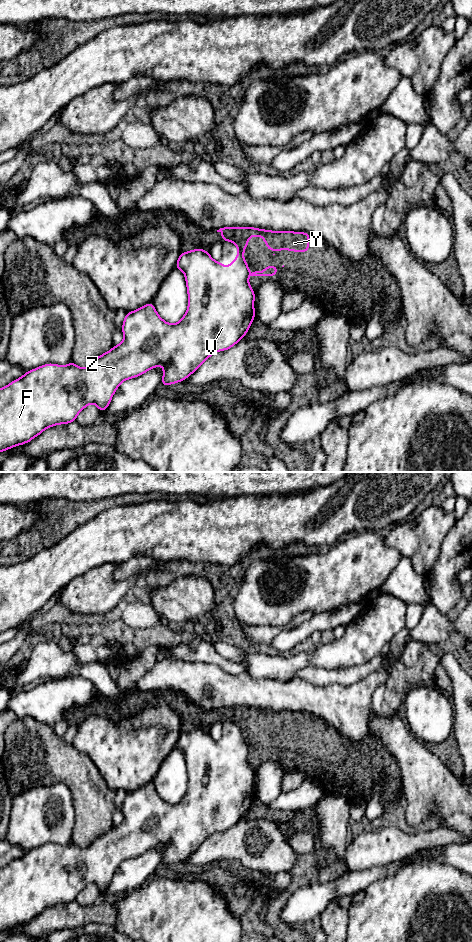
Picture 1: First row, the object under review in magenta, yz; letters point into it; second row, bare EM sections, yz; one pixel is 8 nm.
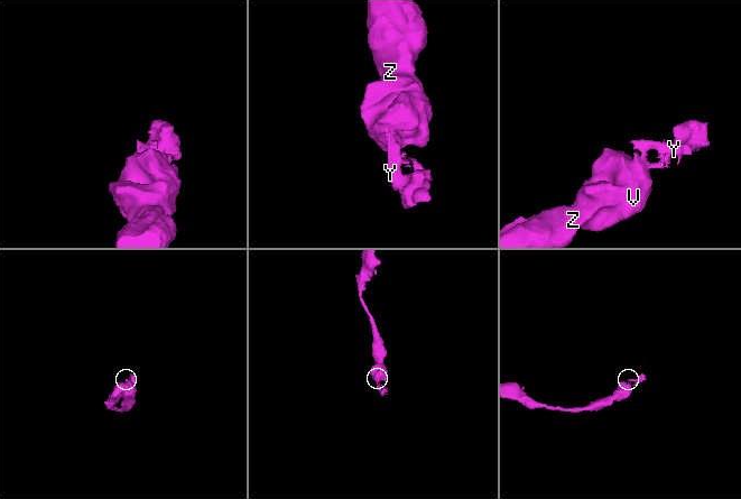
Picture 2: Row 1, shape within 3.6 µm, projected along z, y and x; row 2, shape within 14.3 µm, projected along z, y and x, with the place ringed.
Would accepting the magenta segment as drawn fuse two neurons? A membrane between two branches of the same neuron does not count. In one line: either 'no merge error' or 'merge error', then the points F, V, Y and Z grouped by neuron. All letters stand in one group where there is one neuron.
merge error; groups F V Z / Y

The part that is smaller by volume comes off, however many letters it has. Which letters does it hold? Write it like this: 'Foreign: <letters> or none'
Foreign: Y

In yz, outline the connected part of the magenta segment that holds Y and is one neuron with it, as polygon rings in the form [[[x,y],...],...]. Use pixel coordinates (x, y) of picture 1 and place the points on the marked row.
[[[222,227],[217,232],[222,233],[222,241],[232,241],[243,254],[250,236],[260,236],[264,238],[268,250],[291,250],[294,252],[309,251],[310,233],[304,232],[274,232],[253,227]]]

